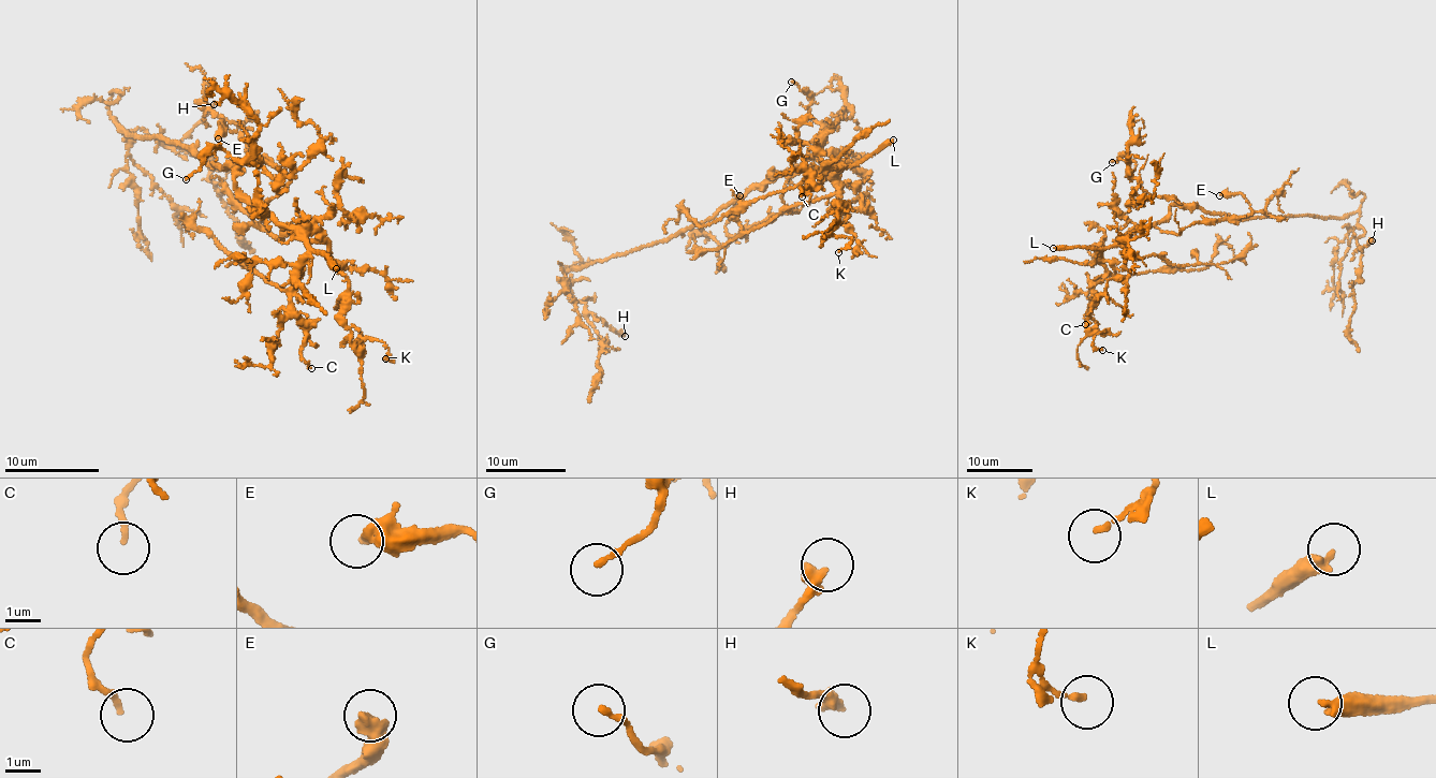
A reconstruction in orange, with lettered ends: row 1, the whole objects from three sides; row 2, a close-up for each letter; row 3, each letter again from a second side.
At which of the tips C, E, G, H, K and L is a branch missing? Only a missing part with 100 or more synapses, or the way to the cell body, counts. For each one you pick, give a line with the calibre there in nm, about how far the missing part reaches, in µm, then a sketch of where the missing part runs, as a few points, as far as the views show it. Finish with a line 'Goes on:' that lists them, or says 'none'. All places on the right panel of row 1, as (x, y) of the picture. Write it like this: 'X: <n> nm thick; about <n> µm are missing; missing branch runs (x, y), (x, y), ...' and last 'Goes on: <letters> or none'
L: 360 nm thick; about 60 µm are missing
Goes on: L

